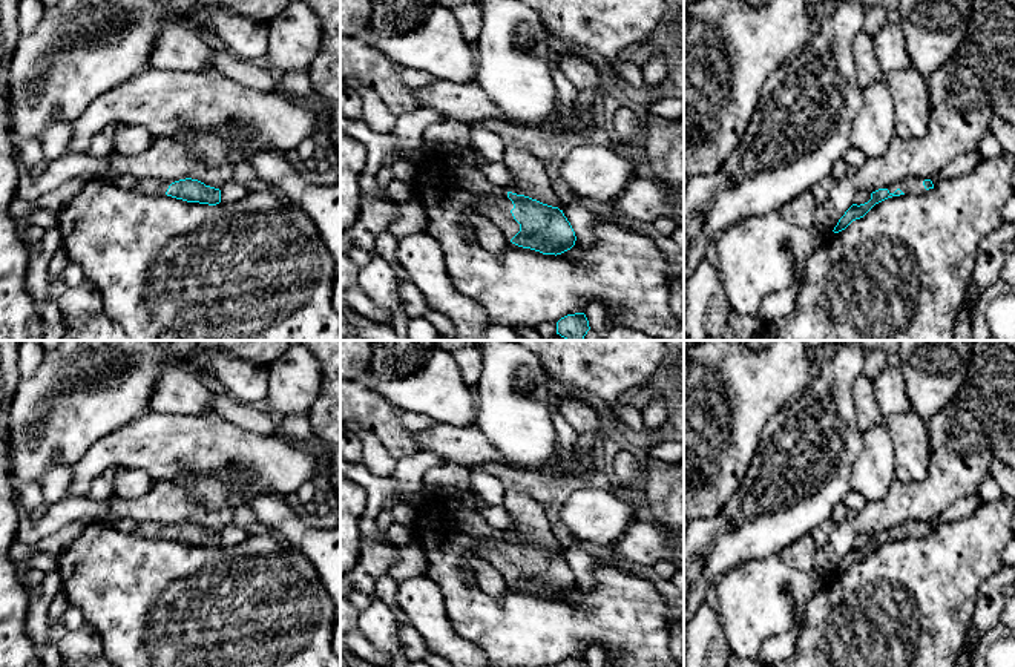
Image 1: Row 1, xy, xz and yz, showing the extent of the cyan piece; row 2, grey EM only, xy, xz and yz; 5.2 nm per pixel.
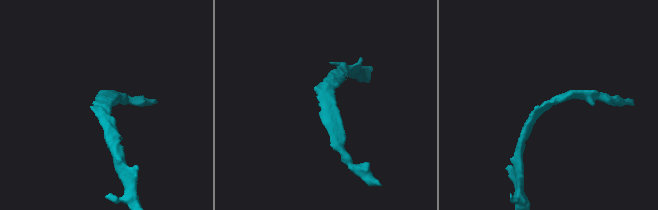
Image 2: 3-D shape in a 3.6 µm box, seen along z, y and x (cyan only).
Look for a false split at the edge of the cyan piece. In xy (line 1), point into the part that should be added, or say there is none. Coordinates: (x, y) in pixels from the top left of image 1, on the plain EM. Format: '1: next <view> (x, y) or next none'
1: next none

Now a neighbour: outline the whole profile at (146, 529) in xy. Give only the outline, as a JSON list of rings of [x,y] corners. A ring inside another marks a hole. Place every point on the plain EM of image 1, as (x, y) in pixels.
[[[140,523],[136,534],[147,538],[163,538],[166,537],[169,529],[159,523]]]

